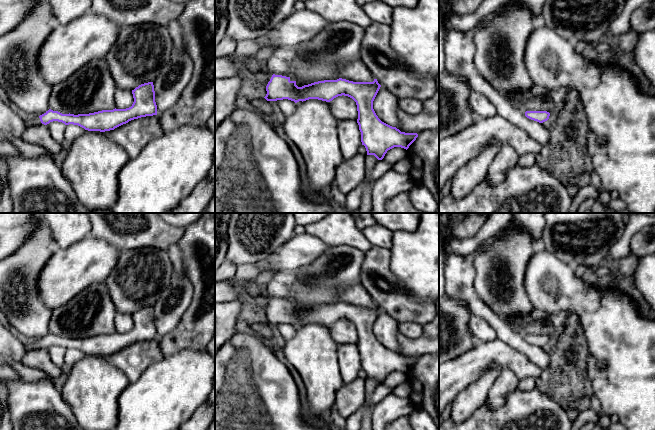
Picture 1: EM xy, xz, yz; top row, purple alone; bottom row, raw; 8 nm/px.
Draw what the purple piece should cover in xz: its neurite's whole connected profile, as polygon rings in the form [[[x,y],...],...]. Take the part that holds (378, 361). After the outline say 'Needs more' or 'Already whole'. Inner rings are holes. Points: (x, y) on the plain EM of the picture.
[[[273,298],[266,309],[264,322],[267,325],[288,323],[294,327],[309,323],[330,326],[342,319],[352,322],[357,329],[357,347],[362,369],[365,370],[367,379],[382,384],[387,375],[394,371],[407,374],[418,358],[401,356],[378,342],[373,333],[373,325],[380,311],[377,303],[373,306],[353,306],[342,302],[298,311],[294,302]]]. Needs more

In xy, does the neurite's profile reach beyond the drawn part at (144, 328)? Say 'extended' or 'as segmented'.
extended

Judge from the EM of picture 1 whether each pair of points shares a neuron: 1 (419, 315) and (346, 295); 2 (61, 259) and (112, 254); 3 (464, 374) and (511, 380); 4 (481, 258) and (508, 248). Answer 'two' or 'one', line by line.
1: two
2: one
3: two
4: one

